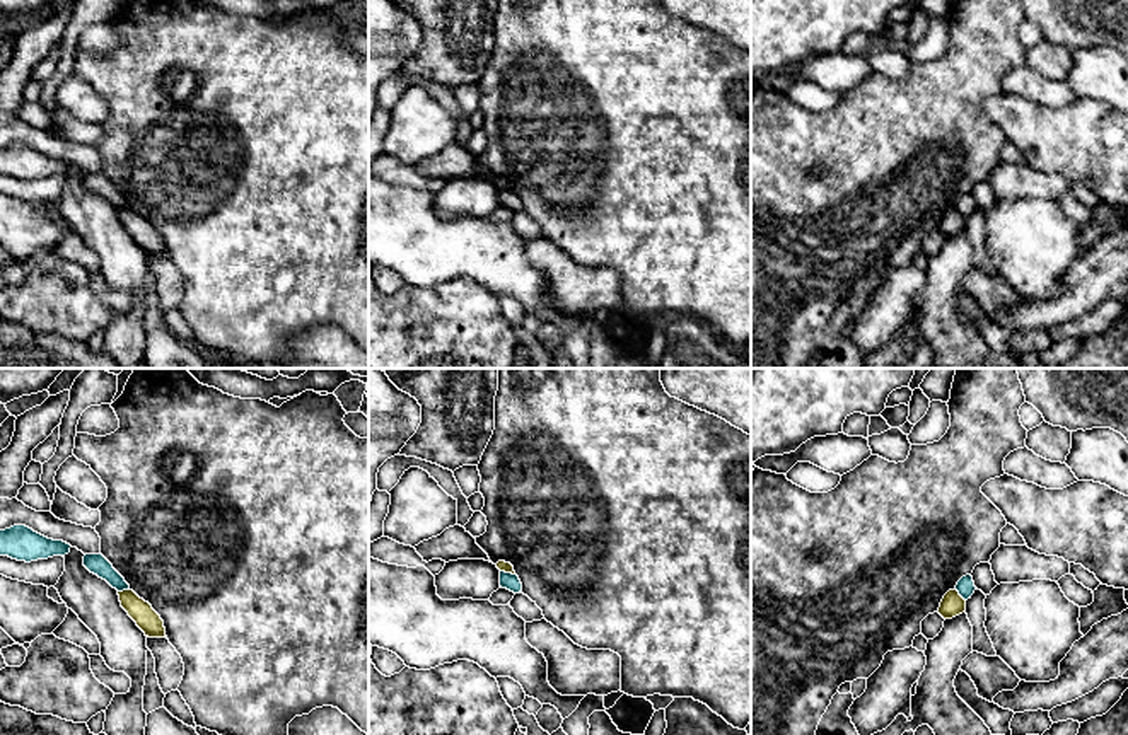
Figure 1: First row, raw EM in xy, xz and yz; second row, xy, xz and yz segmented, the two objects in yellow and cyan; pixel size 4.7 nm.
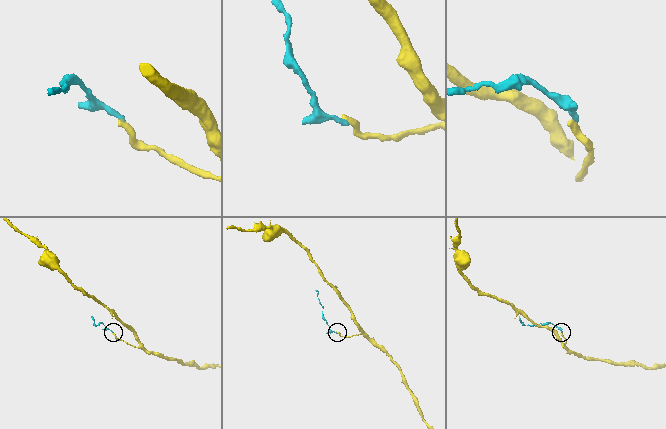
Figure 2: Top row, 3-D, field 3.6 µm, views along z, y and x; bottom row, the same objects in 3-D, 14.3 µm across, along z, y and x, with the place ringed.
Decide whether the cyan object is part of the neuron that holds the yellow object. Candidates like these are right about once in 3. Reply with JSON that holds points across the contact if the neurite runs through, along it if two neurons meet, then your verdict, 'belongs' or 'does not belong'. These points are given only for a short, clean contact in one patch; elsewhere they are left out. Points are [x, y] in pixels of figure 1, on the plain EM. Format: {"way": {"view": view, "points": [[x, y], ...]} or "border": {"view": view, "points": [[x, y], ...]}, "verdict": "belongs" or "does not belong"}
{"border": {"view": "xy", "points": [[128, 205], [118, 210]]}, "verdict": "does not belong"}

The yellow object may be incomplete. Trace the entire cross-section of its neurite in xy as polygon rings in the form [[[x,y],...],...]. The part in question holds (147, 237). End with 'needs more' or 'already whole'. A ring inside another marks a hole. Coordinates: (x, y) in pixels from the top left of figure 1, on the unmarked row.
[[[133,208],[118,210],[121,225],[128,230],[128,234],[137,240],[137,244],[148,256],[167,256],[164,239],[152,227],[148,220],[140,217]]]; already whole

